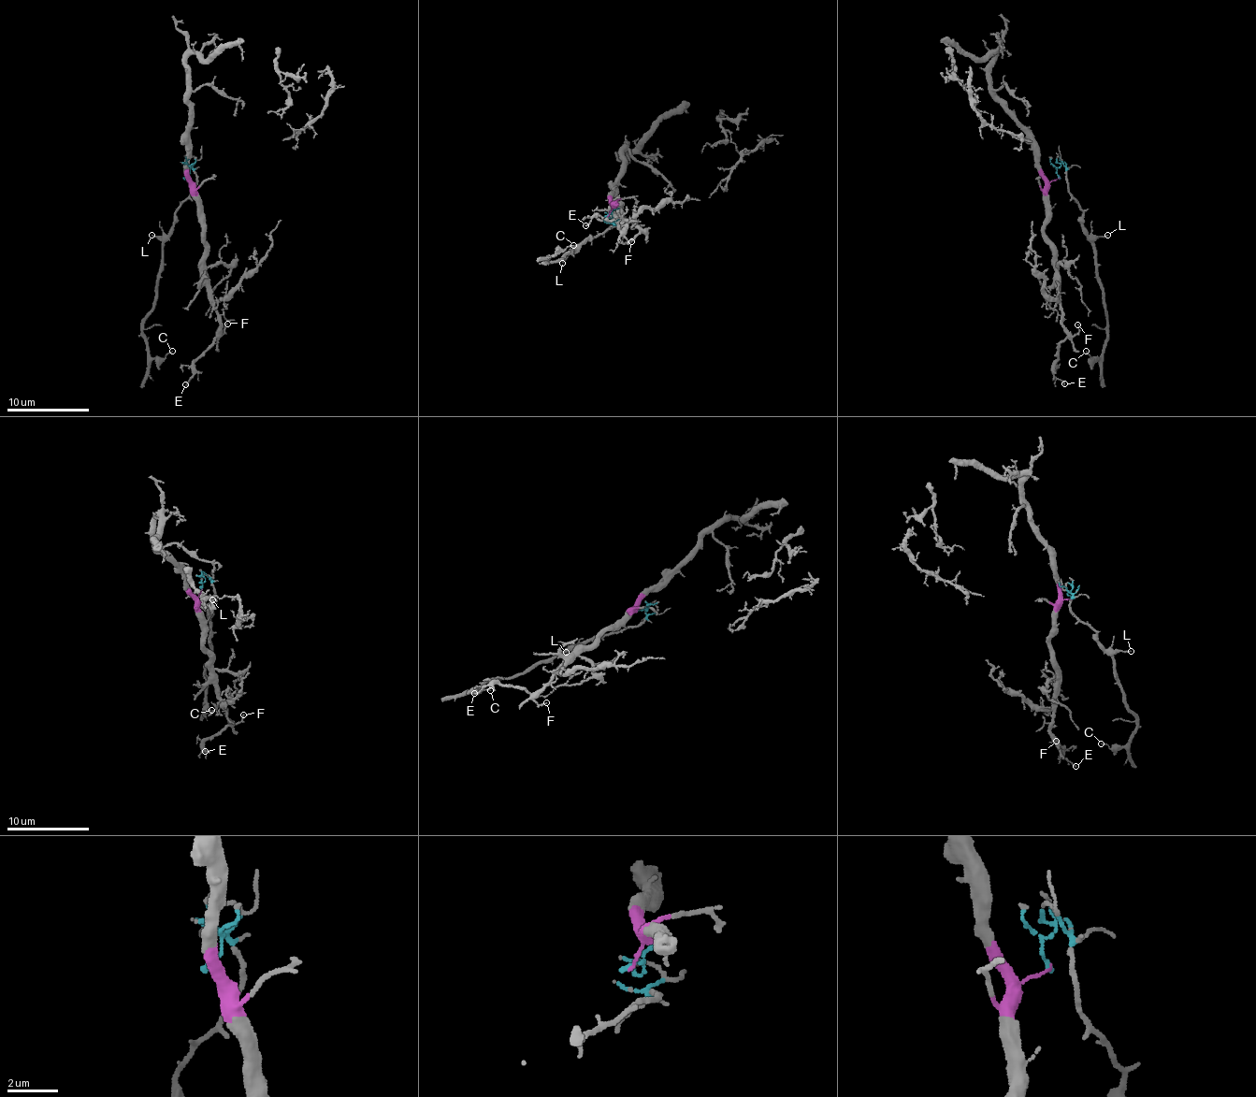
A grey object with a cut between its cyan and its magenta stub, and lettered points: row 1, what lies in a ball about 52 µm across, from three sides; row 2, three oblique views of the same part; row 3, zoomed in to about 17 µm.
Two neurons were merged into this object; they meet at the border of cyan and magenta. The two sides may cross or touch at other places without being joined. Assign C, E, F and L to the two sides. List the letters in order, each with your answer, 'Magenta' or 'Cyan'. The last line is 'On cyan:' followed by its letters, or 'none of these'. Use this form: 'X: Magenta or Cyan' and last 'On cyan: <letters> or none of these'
C: Cyan
E: Magenta
F: Magenta
L: Cyan
On cyan: C, L

